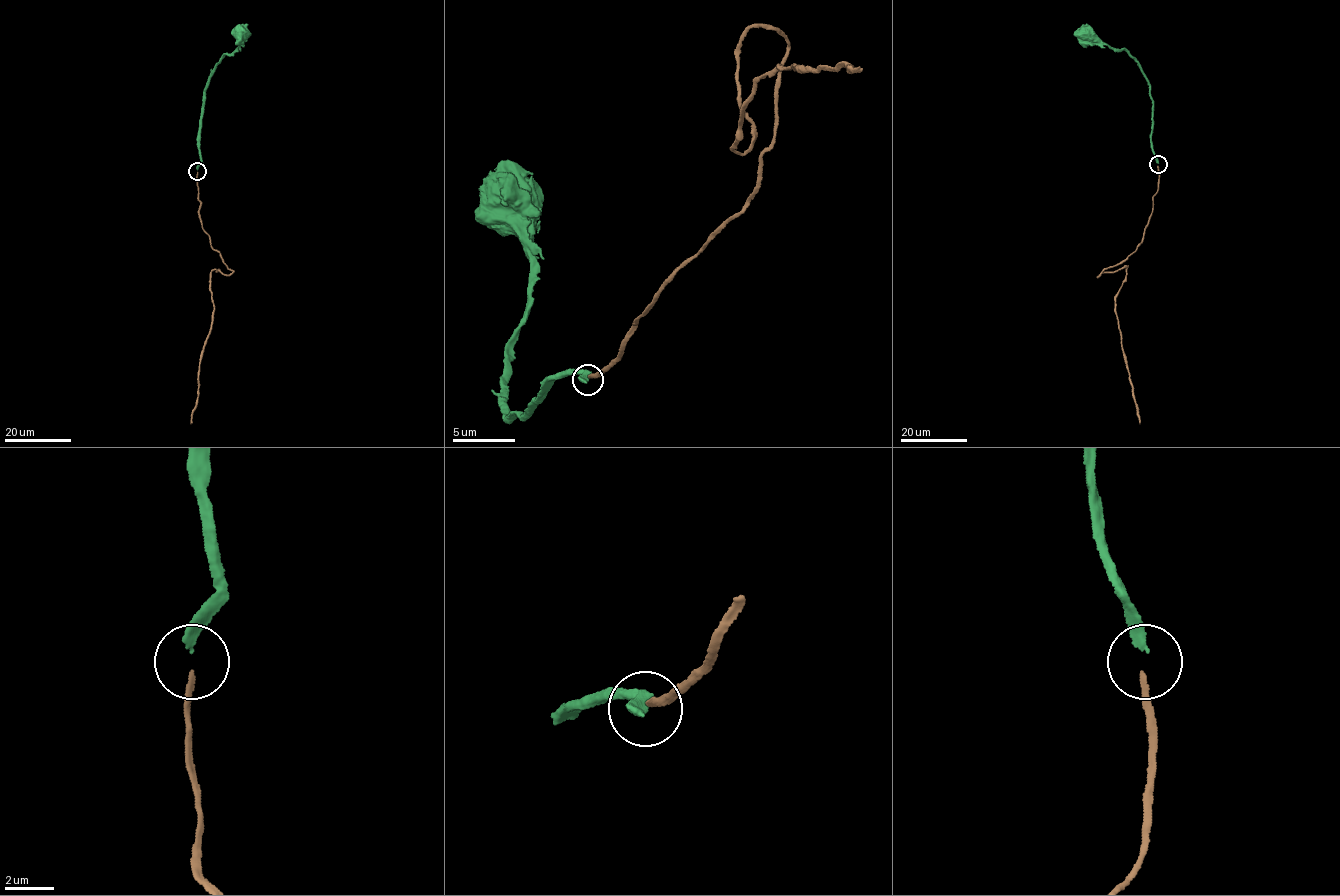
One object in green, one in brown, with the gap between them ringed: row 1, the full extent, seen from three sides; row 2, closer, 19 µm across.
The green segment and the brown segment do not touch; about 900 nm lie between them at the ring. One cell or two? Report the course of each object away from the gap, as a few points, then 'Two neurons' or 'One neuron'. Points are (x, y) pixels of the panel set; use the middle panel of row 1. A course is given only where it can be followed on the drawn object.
Course of green: (587, 381), (559, 376), (504, 422), (502, 360), (532, 275), (521, 237), (492, 217), (508, 203). Course of brown: (590, 379), (748, 206), (785, 52), (775, 30), (743, 38), (739, 154), (779, 64), (859, 66). Two neurons

